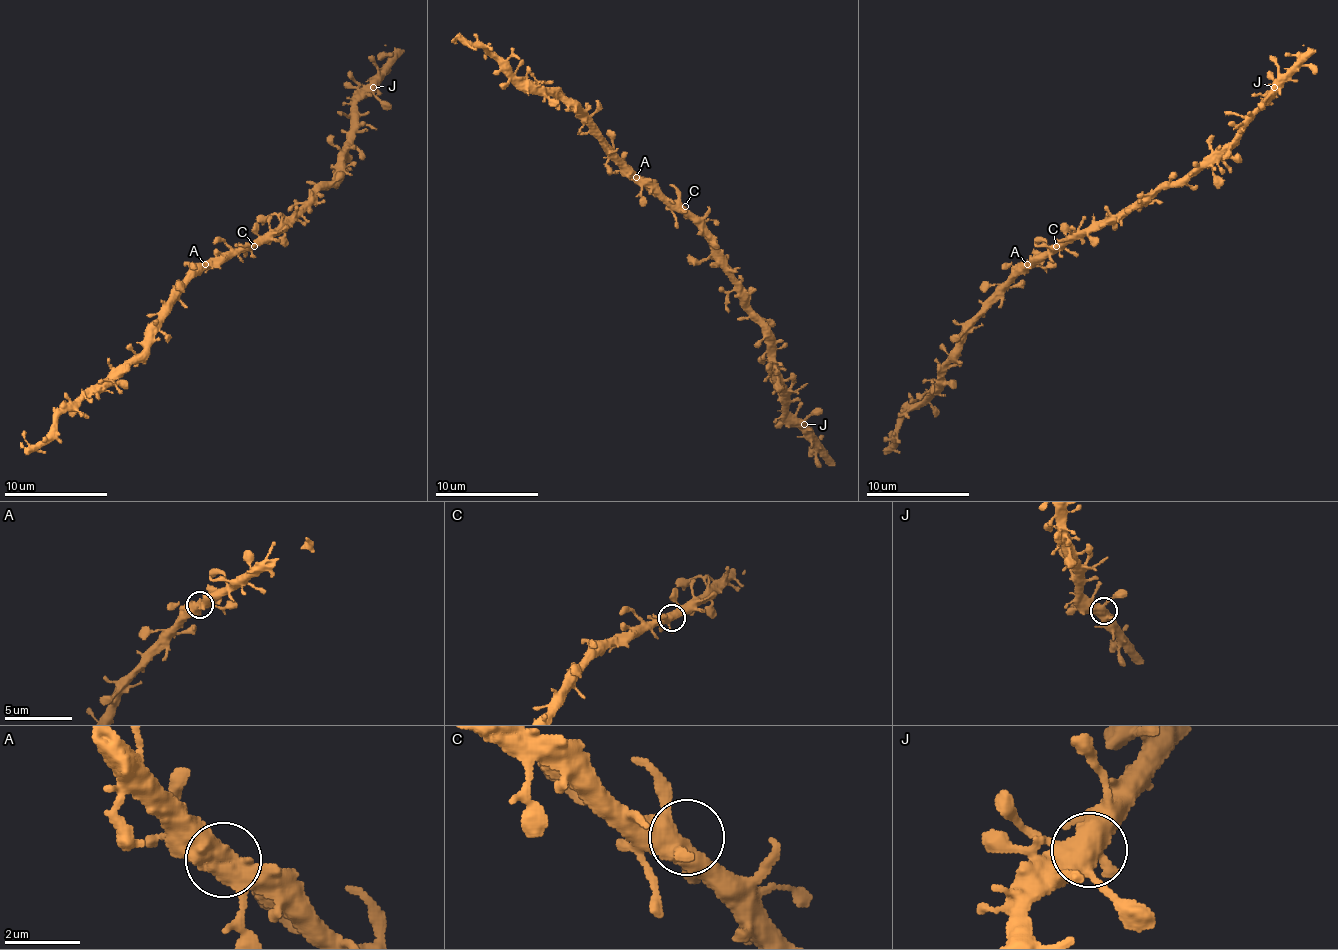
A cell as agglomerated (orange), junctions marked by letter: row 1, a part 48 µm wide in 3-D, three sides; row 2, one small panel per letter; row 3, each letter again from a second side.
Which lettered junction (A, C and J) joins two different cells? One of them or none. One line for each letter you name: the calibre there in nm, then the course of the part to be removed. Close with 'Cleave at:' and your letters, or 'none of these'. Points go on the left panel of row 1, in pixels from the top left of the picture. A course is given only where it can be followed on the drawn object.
Cleave at: none of these

